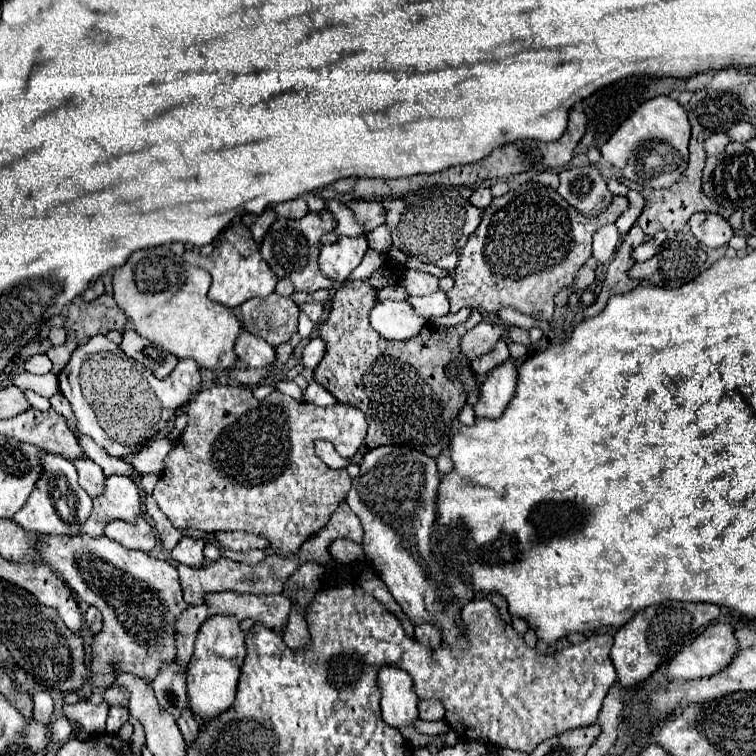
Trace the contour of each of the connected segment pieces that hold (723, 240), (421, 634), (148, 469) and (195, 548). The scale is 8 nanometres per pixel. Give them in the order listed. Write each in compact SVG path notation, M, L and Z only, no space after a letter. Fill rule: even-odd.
M694 213L688 221L688 227L702 245L712 249L728 245L734 235L730 223L718 213Z
M422 623L416 627L416 641L422 643L428 649L438 649L440 647L440 631L436 627L432 627L430 623Z
M156 439L150 445L142 447L138 453L130 457L130 465L140 473L156 473L164 471L164 457L170 453L172 441L170 439Z
M182 537L180 543L172 549L172 557L190 567L202 567L204 563L204 539L192 539L192 537Z

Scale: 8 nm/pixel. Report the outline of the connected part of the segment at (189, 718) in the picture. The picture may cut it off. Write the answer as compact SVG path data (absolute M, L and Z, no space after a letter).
M184 709L184 713L182 713L180 719L178 719L178 727L180 727L180 731L182 731L182 735L184 735L184 741L186 741L188 745L198 739L200 725L198 725L198 721L194 719L194 715L192 715L190 709Z

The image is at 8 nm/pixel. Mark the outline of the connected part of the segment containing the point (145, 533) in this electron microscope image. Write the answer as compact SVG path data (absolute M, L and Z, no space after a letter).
M138 517L134 523L126 523L120 519L110 521L104 527L104 535L118 541L120 545L124 545L128 549L140 549L144 553L150 553L158 543L152 527L142 517Z

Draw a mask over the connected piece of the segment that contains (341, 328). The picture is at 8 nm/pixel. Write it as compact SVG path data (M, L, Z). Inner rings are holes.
M362 279L348 281L338 289L330 315L320 327L326 353L314 375L340 403L358 407L366 415L368 435L362 449L354 453L352 463L358 465L366 451L380 445L408 445L436 457L450 443L452 419L466 405L466 393L478 389L470 361L462 355L458 343L482 317L474 309L468 321L456 327L444 329L428 323L408 341L386 341L368 321L374 303L376 289Z

